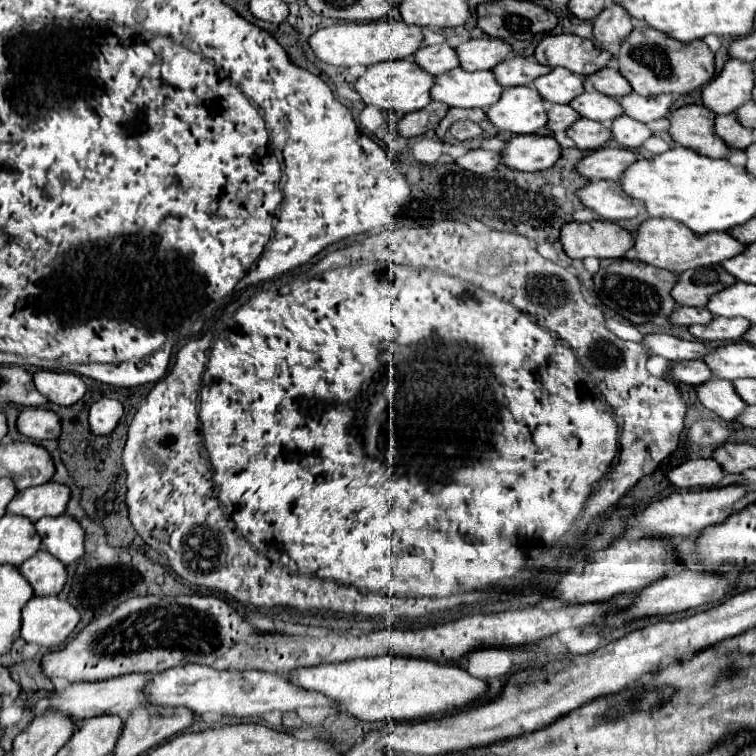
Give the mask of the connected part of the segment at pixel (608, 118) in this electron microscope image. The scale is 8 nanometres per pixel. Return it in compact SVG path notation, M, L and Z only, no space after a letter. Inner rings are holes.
M583 92L581 96L573 98L569 102L569 106L579 116L589 118L589 120L597 120L597 122L603 122L603 124L609 124L617 116L623 114L617 100L613 100L609 96L601 96L601 92Z

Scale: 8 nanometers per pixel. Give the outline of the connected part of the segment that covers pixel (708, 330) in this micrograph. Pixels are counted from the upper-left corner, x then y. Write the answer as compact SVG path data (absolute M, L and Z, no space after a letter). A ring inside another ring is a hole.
M713 318L709 324L689 326L689 332L703 342L733 342L741 340L751 324L741 318Z

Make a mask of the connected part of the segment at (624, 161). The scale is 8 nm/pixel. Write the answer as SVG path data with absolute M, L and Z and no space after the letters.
M601 148L595 152L589 152L585 158L581 158L575 164L577 174L581 174L587 180L613 180L617 182L621 178L621 172L629 164L637 160L637 154L627 148Z

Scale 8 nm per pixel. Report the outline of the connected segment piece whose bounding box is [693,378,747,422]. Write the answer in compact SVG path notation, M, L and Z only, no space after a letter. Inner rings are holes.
M707 380L699 386L693 386L693 392L705 408L719 414L727 422L733 422L747 406L737 392L733 392L733 384L729 380Z

